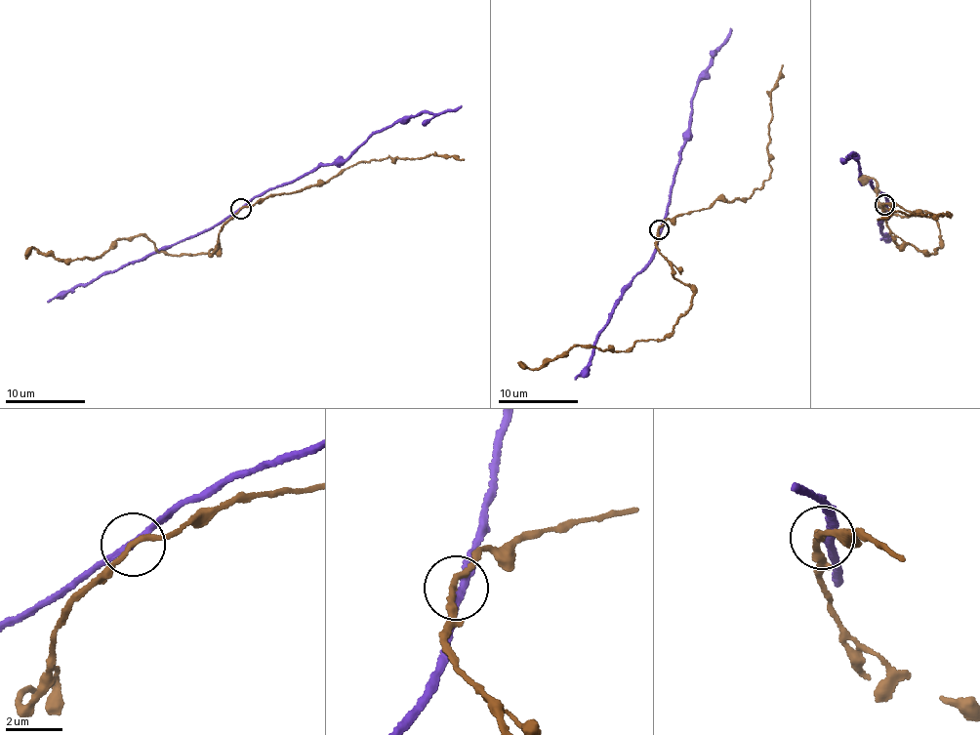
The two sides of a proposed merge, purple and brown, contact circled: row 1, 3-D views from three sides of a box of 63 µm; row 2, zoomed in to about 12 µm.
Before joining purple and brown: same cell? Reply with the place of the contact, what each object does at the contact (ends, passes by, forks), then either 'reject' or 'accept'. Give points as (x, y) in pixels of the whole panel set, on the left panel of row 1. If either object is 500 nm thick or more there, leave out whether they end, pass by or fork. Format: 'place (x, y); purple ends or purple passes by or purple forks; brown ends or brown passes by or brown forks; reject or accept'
place (241, 209); purple passes by; brown passes by; reject

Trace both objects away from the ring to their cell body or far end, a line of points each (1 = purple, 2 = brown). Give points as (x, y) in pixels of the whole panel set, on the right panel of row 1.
1: (884, 205), (883, 193), (875, 192), (869, 181), (861, 182), (852, 151), (850, 159), (847, 156)
2: (884, 205), (898, 246), (934, 254), (940, 248), (934, 217), (878, 206), (876, 183), (858, 180)

